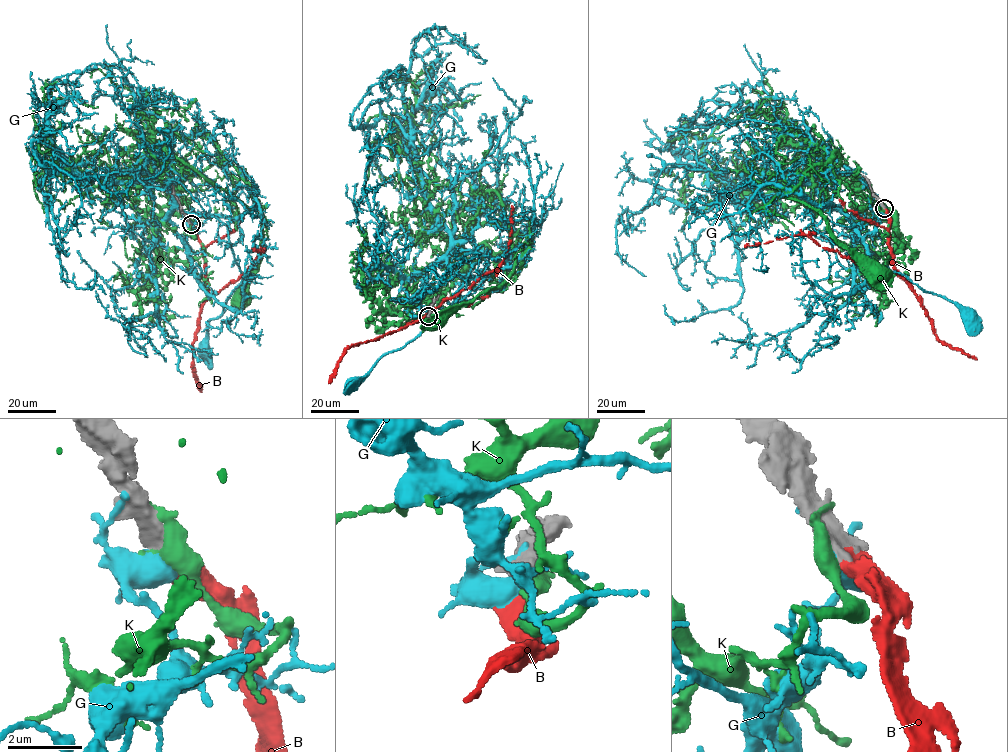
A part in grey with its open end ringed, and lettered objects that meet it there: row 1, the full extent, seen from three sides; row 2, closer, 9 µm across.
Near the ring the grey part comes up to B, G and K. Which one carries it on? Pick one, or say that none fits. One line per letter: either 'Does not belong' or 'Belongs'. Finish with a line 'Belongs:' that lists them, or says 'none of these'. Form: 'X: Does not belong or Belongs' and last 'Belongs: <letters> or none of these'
B: Belongs
G: Does not belong
K: Does not belong
Belongs: B

